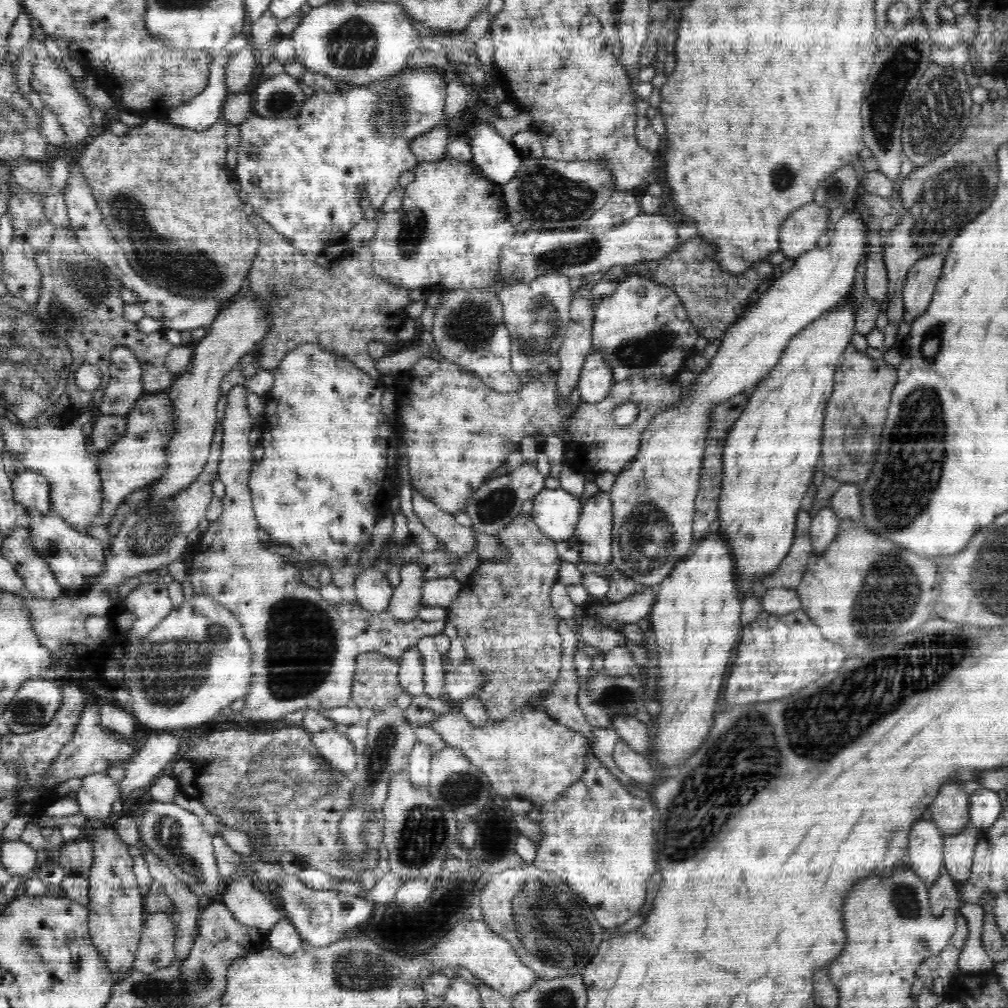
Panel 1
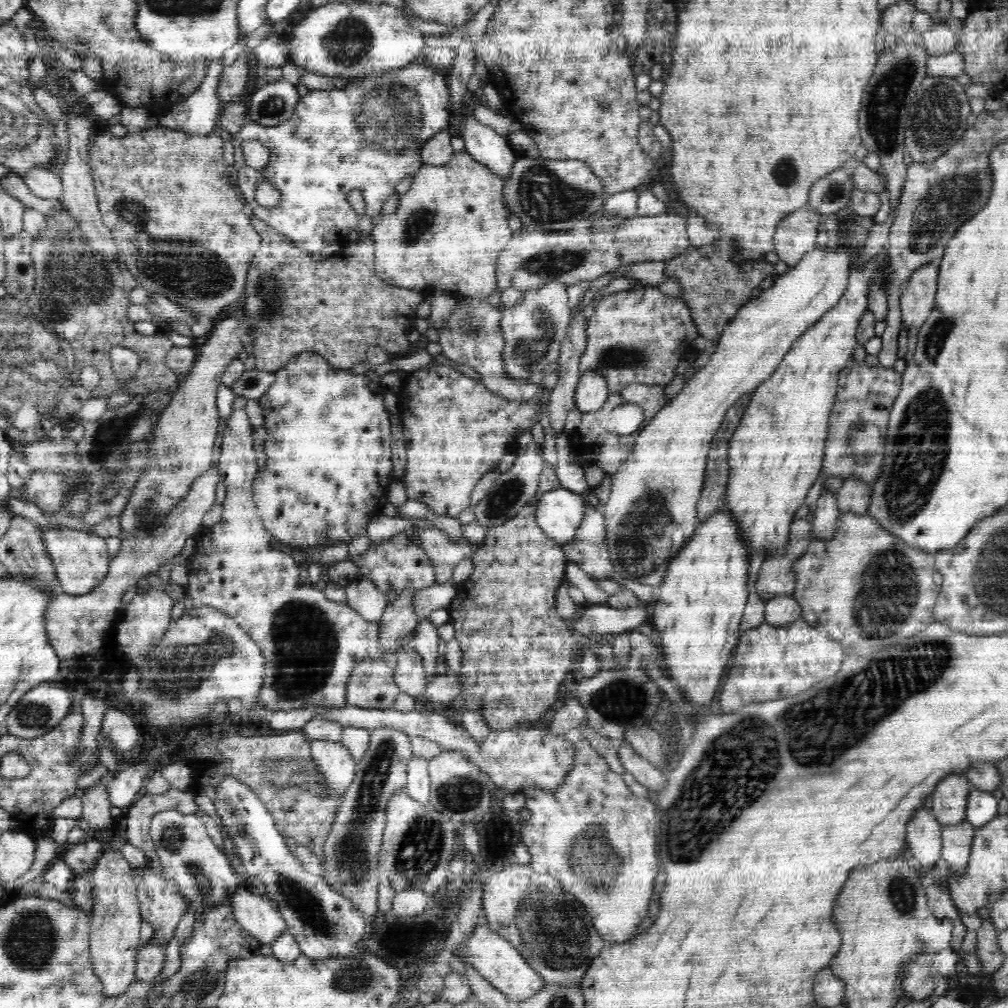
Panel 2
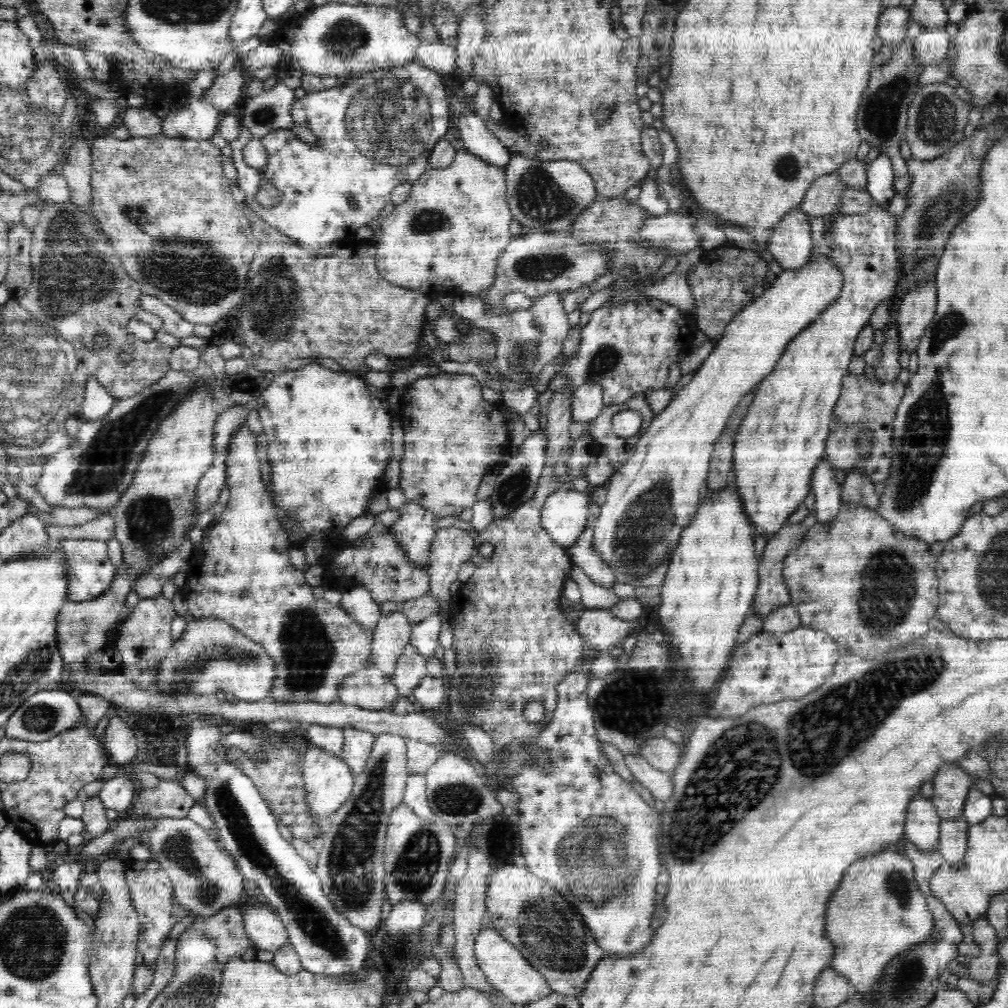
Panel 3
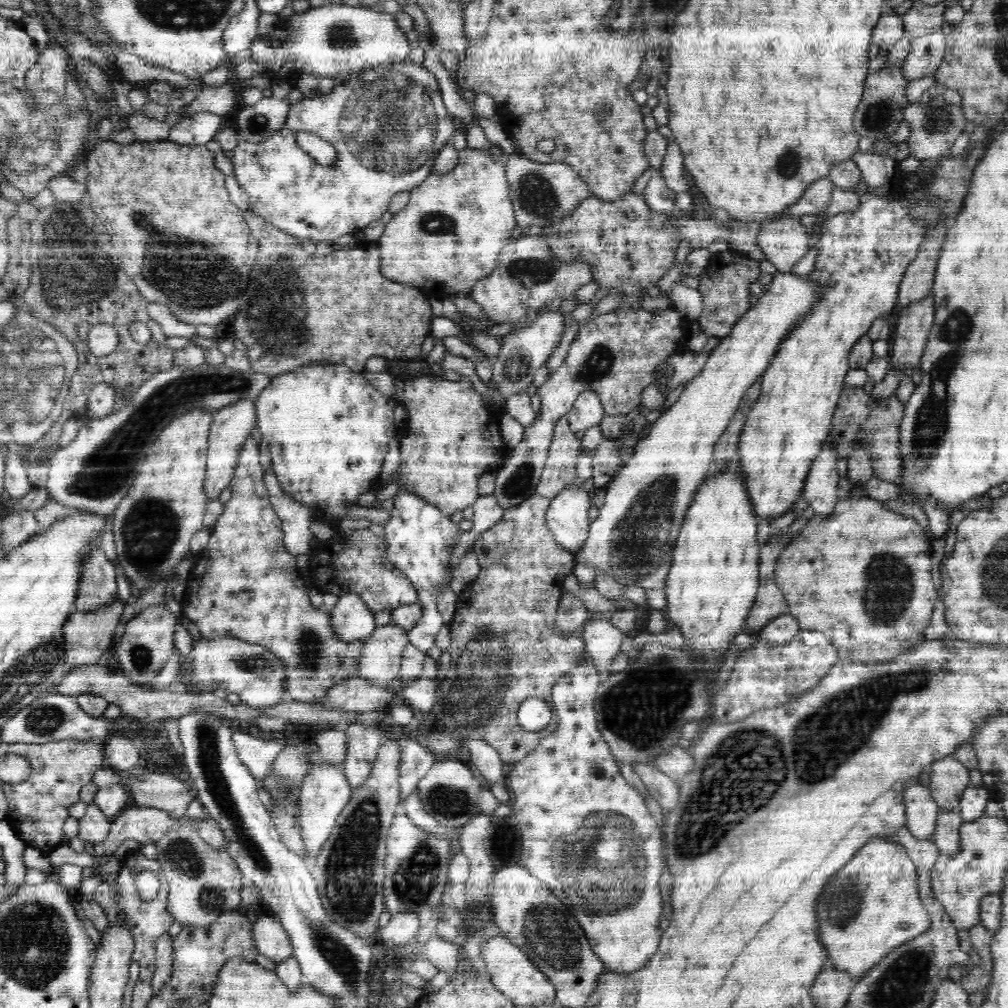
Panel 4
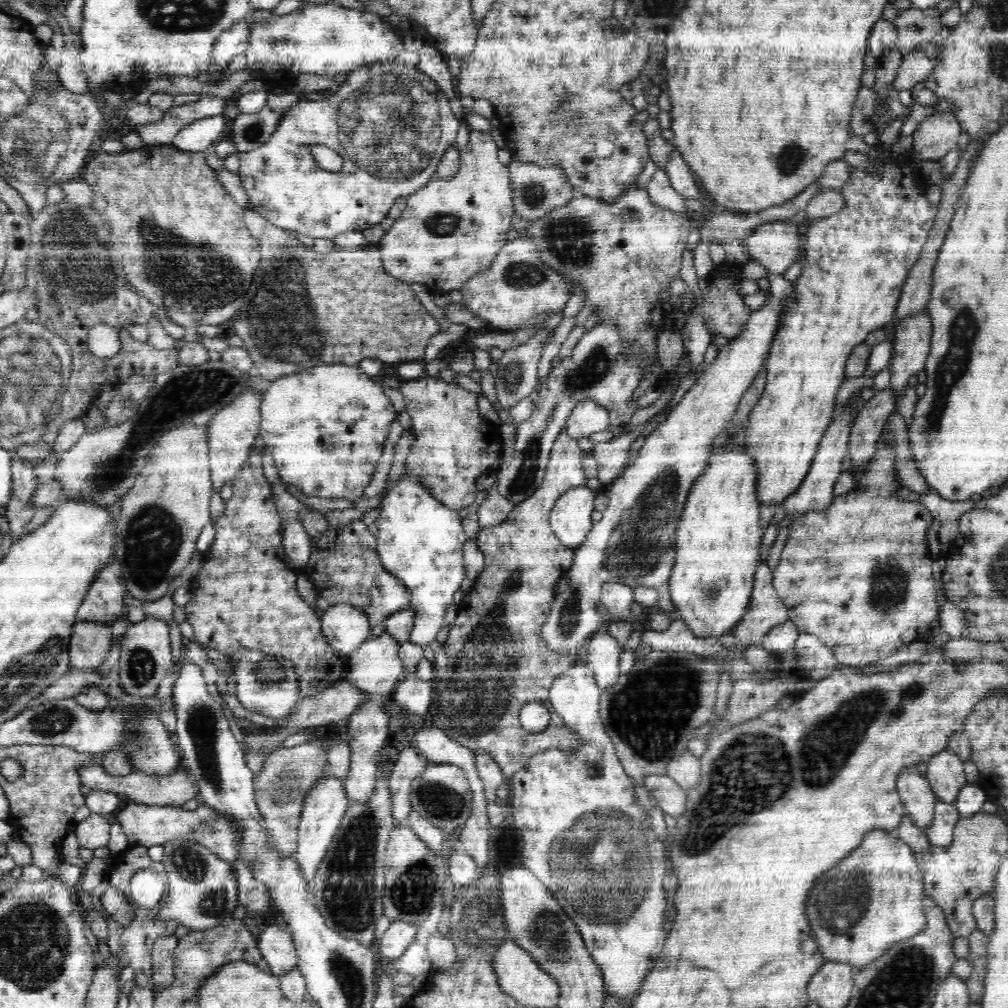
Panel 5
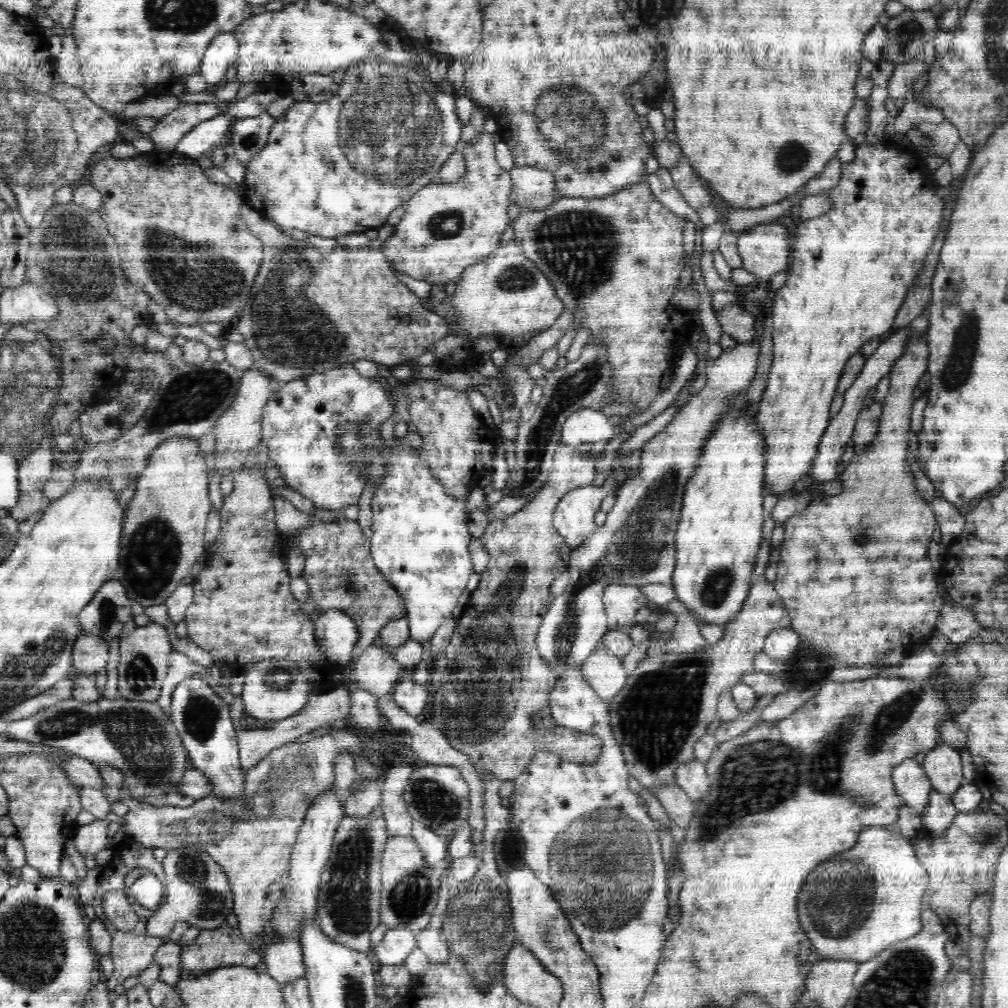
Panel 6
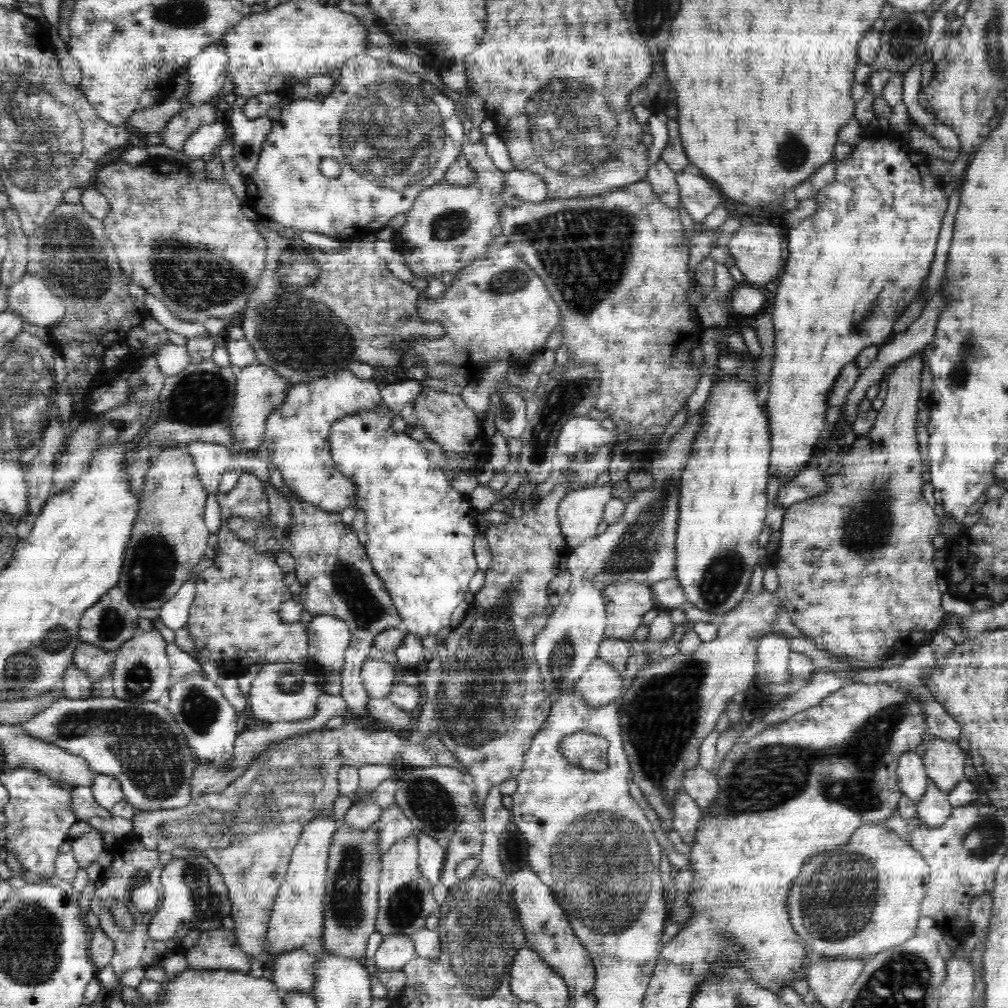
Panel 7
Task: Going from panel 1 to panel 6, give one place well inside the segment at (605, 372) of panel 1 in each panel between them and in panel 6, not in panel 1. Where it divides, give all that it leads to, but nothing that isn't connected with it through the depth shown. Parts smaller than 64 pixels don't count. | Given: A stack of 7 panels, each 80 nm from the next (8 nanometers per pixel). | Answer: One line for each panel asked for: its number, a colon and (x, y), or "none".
2: (592, 391)
3: (587, 402)
4: (588, 411)
5: (587, 418)
6: (586, 425)

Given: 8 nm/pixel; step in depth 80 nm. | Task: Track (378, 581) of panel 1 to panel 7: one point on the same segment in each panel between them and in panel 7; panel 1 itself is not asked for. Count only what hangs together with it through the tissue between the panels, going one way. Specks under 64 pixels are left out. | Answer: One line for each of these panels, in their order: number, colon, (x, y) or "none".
2: (362, 596)
3: (357, 602)
4: (351, 620)
5: (345, 628)
6: (336, 633)
7: (328, 637)

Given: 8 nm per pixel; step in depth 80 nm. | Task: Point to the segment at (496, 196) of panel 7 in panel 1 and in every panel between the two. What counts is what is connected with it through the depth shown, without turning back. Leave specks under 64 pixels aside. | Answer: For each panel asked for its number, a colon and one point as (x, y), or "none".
1: (449, 232)
2: (448, 230)
3: (445, 239)
4: (450, 233)
5: (449, 230)
6: (446, 228)

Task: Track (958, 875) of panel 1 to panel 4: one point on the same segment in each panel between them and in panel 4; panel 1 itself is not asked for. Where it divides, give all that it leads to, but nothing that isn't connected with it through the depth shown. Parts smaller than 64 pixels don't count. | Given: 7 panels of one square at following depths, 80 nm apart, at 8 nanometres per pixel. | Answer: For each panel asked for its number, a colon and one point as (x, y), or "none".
2: (956, 840)
3: (953, 832)
4: (946, 836)

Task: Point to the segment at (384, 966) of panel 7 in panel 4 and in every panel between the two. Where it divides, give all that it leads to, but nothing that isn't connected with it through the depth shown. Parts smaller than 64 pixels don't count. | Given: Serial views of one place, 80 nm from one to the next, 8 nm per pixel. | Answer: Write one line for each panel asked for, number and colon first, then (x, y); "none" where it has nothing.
4: (401, 929)
5: (399, 935)
6: (396, 944)

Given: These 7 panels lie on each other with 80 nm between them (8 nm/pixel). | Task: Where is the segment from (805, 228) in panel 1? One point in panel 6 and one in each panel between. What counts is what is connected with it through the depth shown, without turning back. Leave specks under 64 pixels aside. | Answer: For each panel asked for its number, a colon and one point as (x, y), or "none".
2: (796, 234)
3: (790, 244)
4: (784, 240)
5: (775, 245)
6: (763, 248)

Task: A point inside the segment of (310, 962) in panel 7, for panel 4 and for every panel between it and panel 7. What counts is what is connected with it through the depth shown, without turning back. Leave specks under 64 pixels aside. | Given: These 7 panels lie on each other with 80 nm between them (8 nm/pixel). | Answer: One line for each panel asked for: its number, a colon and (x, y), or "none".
4: (272, 940)
5: (275, 942)
6: (284, 959)

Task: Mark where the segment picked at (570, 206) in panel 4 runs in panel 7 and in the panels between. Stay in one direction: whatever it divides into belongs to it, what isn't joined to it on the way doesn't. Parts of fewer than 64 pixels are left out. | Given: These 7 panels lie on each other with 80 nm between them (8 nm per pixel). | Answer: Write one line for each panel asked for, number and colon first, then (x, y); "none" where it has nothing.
5: (536, 191)
6: (532, 187)
7: (530, 187)

